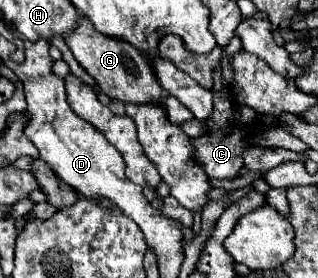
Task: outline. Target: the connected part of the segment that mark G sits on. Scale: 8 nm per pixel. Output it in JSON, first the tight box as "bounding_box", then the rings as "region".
{"bounding_box":[64,16,162,104],"region":[[[86,16],[78,18],[78,26],[64,36],[64,42],[72,50],[74,58],[82,64],[82,68],[92,78],[96,78],[96,82],[104,94],[118,98],[124,104],[128,104],[128,102],[144,104],[144,102],[160,102],[162,100],[162,88],[160,88],[150,64],[140,54],[140,50],[134,48],[130,42],[100,34]]]}

